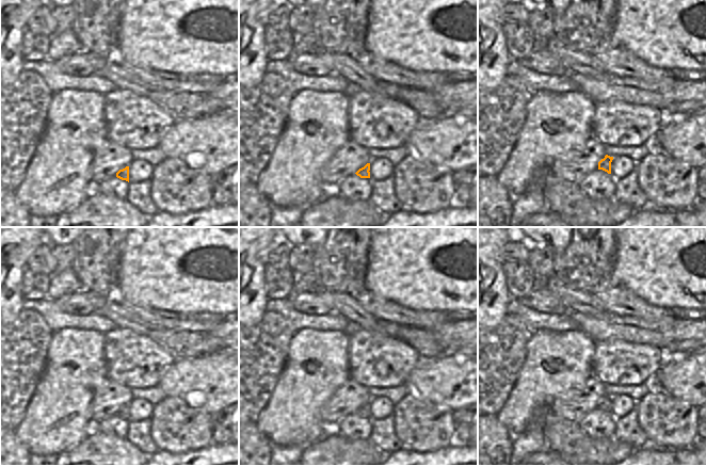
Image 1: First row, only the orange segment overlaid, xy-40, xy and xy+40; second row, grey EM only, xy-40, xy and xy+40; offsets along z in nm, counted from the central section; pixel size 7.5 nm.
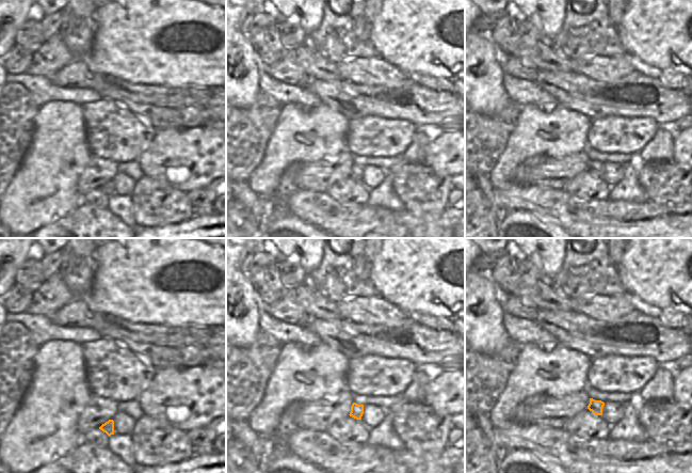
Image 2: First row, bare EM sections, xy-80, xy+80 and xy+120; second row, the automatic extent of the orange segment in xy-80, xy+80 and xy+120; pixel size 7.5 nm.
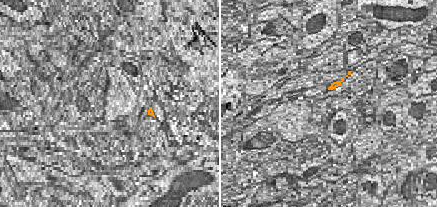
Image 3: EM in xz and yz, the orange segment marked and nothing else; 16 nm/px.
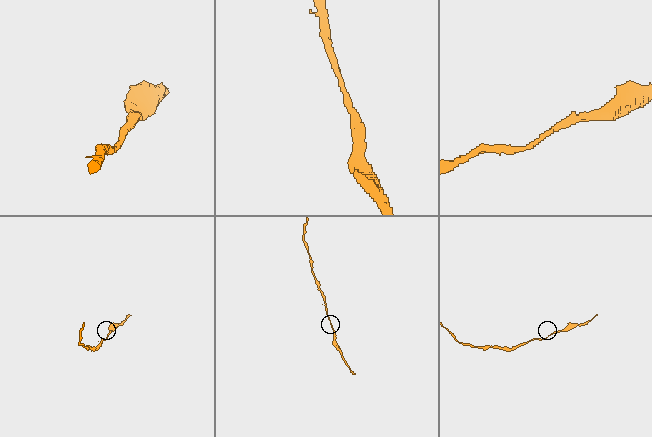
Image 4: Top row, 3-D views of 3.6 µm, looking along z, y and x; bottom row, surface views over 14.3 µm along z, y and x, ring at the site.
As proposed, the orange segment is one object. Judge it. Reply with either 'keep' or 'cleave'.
keep

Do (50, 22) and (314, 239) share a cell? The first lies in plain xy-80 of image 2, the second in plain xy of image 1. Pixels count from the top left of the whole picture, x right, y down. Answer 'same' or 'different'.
different

